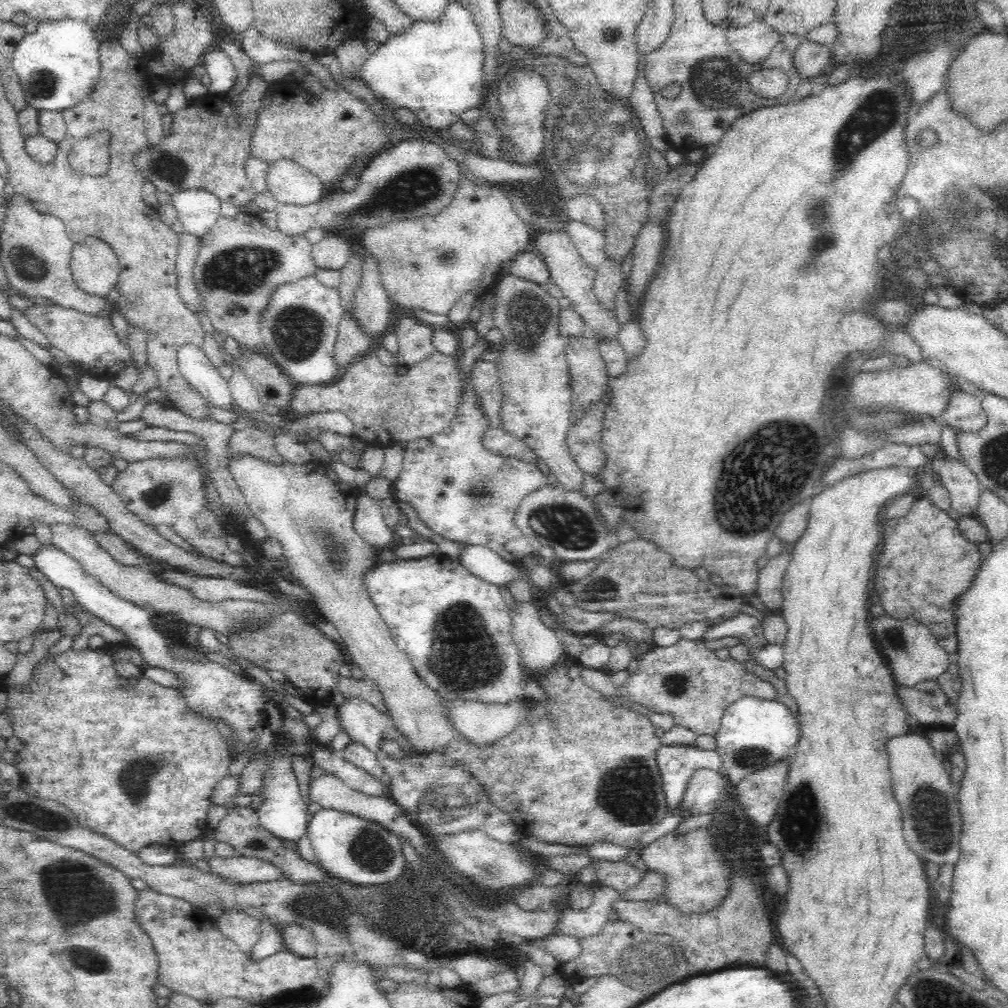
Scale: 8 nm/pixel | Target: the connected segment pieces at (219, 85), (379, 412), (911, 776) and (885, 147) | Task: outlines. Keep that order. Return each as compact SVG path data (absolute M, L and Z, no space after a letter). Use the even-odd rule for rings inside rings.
M214 46L202 60L202 64L206 66L206 72L210 76L210 92L216 94L226 94L230 88L234 88L236 82L236 70L230 62L230 58L226 56L226 52L220 46Z
M434 352L414 366L384 366L376 354L348 366L338 380L324 386L296 386L292 410L300 414L340 412L352 420L354 438L390 448L400 442L442 434L454 424L462 396L462 374L456 356Z
M924 728L908 730L908 734L888 740L886 744L892 788L894 796L902 808L902 836L912 852L924 862L952 864L960 860L960 834L962 834L962 814L958 798L952 794L952 776L942 766L934 754L934 746L924 736Z
M858 72L858 74L850 74L850 78L846 80L846 82L842 82L842 84L836 84L836 86L826 86L820 94L812 94L812 96L806 96L806 98L802 98L802 100L796 100L796 102L792 102L792 104L780 104L780 106L772 106L772 108L756 108L754 112L748 112L748 116L740 116L740 120L736 120L734 124L732 124L732 128L722 136L722 140L716 144L716 152L712 154L712 156L706 156L700 164L698 164L698 172L696 172L696 176L694 176L694 180L692 182L688 182L684 188L682 188L682 192L680 192L680 196L678 196L678 202L674 204L674 208L670 210L670 216L666 218L666 222L664 222L664 226L666 226L666 246L664 246L664 254L662 254L662 264L660 264L660 268L658 268L658 272L656 272L656 276L650 280L650 284L648 284L648 288L646 288L646 292L644 292L644 296L642 296L642 306L640 306L640 330L642 330L642 334L644 334L644 338L646 338L646 346L644 346L644 350L642 350L642 354L638 354L638 356L634 356L634 360L630 360L628 362L628 370L622 374L622 376L618 376L618 378L608 378L608 388L610 388L610 394L612 394L612 402L608 404L608 412L606 412L606 420L604 420L604 434L602 434L602 452L604 452L604 456L606 456L606 464L604 464L604 468L596 474L596 480L600 480L600 482L604 482L606 484L606 490L604 490L604 498L590 498L590 500L594 500L594 504L598 504L600 508L602 508L602 512L604 512L604 516L608 518L608 506L606 504L610 504L610 508L618 508L620 512L616 512L616 516L618 514L622 514L622 520L620 520L620 524L628 524L630 528L634 528L636 530L636 534L638 534L638 538L640 540L648 540L650 544L654 544L656 548L660 548L660 550L664 550L666 554L670 554L670 558L672 558L672 564L676 566L676 568L686 568L686 570L692 570L694 574L696 574L696 568L700 568L700 566L704 566L710 574L718 574L724 582L726 582L726 586L730 586L730 588L736 588L738 592L742 592L742 594L746 594L748 596L748 602L754 606L754 608L758 608L758 610L762 610L764 614L768 614L768 608L762 604L762 600L756 596L756 588L758 588L758 576L760 576L760 566L756 564L758 562L758 558L762 558L762 556L766 556L766 550L768 550L768 542L772 540L772 536L776 536L776 530L780 528L780 522L784 520L784 516L792 510L792 506L796 506L796 504L802 504L802 502L810 502L810 498L814 498L816 494L818 494L818 490L822 488L822 476L826 474L826 468L830 466L830 462L832 462L832 454L830 454L830 450L826 450L826 446L830 448L830 444L826 444L826 426L828 426L828 422L826 422L826 418L824 418L824 414L822 414L822 402L824 402L824 398L828 396L826 394L826 380L832 376L832 372L838 368L838 364L842 364L844 360L846 360L846 356L850 354L850 352L856 352L856 350L860 350L860 352L866 352L866 354L870 354L870 352L874 352L876 348L880 348L882 344L884 344L884 340L886 340L886 336L890 334L890 330L888 330L888 326L884 326L882 322L878 322L878 320L874 320L874 318L870 318L870 316L864 316L862 312L858 312L858 308L862 306L862 304L868 304L868 302L872 302L872 294L876 292L876 284L880 282L880 270L884 268L884 264L878 260L878 248L884 248L884 246L888 246L894 238L896 238L896 234L902 230L902 218L900 218L900 212L898 212L898 206L896 206L896 198L894 198L894 190L900 186L900 180L904 180L904 176L906 176L906 166L908 166L908 152L906 152L906 148L904 148L904 128L906 128L906 122L908 122L908 112L912 112L910 110L910 96L908 96L908 90L906 90L906 86L902 84L902 80L900 80L900 74L874 74L874 76L868 76L868 78L864 78L862 76L864 72ZM834 154L844 154L844 162L836 162L834 160Z

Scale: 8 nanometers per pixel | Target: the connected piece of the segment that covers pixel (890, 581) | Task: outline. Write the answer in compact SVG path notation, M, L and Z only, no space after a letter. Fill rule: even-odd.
M928 498L916 500L912 510L904 518L894 518L884 522L882 526L884 544L880 548L880 554L876 558L874 568L874 588L880 596L880 604L886 610L886 616L892 618L916 618L920 624L924 624L936 640L944 640L946 636L952 636L956 632L956 616L954 616L954 604L960 602L960 598L968 592L972 582L976 580L976 574L980 572L982 556L978 552L978 544L972 544L964 538L958 520L952 520L944 510L936 508Z

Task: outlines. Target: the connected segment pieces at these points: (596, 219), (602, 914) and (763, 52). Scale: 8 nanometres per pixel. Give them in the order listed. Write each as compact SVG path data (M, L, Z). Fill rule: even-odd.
M582 194L576 198L564 200L564 204L566 204L566 214L568 218L572 218L572 222L582 222L600 232L606 230L606 216L600 206L600 198Z
M602 884L590 886L594 890L594 902L586 910L566 908L558 922L558 932L564 936L572 936L578 940L598 936L602 928L610 922L608 916L614 904L620 900L620 892L612 888L604 888Z
M752 20L748 26L726 26L726 38L748 64L760 64L784 42L784 36L772 30L764 20Z

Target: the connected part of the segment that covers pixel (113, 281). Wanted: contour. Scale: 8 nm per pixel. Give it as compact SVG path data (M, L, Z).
M86 236L74 244L70 268L76 286L100 300L104 300L120 280L120 260L114 248L98 236Z

